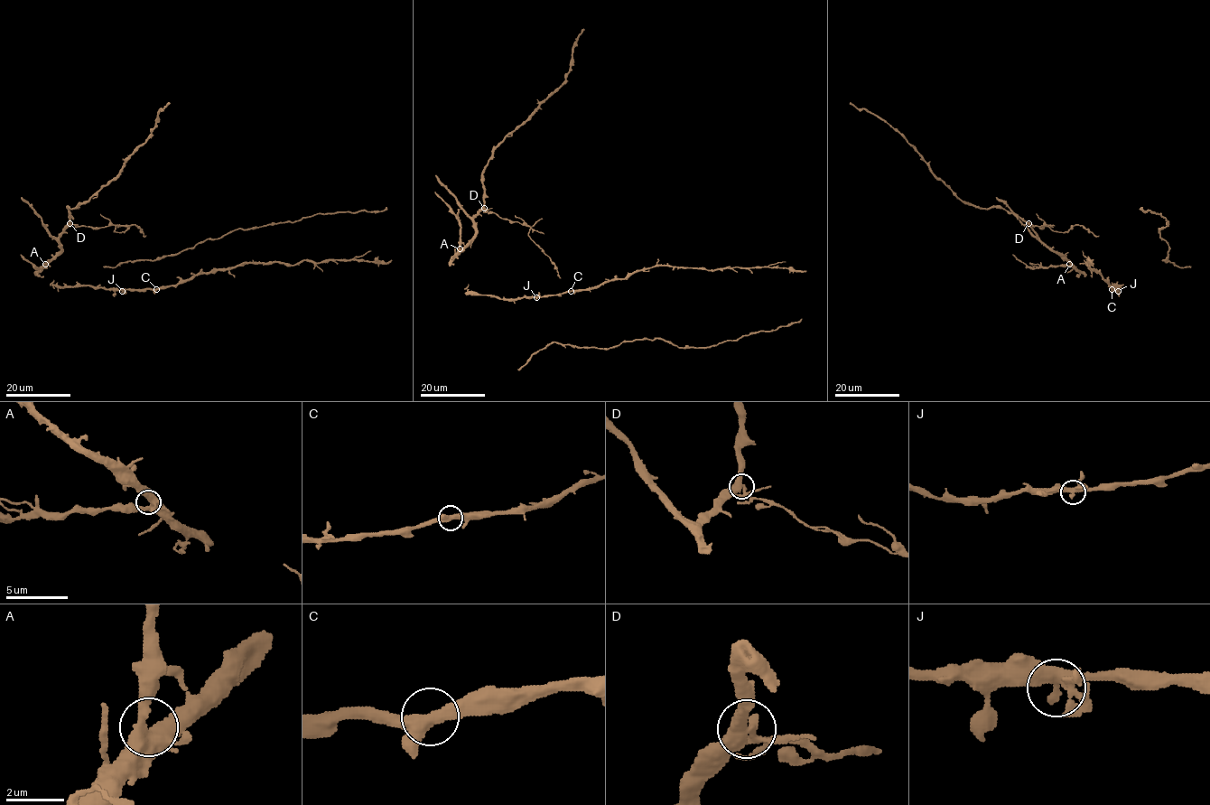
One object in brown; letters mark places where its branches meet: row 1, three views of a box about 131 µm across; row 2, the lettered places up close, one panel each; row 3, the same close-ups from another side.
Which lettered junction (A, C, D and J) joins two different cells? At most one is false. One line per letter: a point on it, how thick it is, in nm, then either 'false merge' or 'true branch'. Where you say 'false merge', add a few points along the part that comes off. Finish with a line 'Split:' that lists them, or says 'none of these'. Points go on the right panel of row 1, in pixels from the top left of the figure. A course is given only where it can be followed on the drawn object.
A: at (1069, 264); 500 nm thick; true branch
C: at (1112, 289); 380 nm thick; true branch
D: at (1028, 223); 400 nm thick; false merge; foreign part runs (1028, 223), (1042, 228), (1047, 225), (1058, 231), (1068, 231), (1075, 225), (1082, 225), (1099, 237)
J: at (1118, 291); 360 nm thick; true branch
Split: D

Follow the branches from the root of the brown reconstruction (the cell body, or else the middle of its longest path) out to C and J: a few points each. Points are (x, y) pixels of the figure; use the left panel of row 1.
C: (67, 285), (156, 289)
J: (67, 285), (93, 285), (122, 291)

